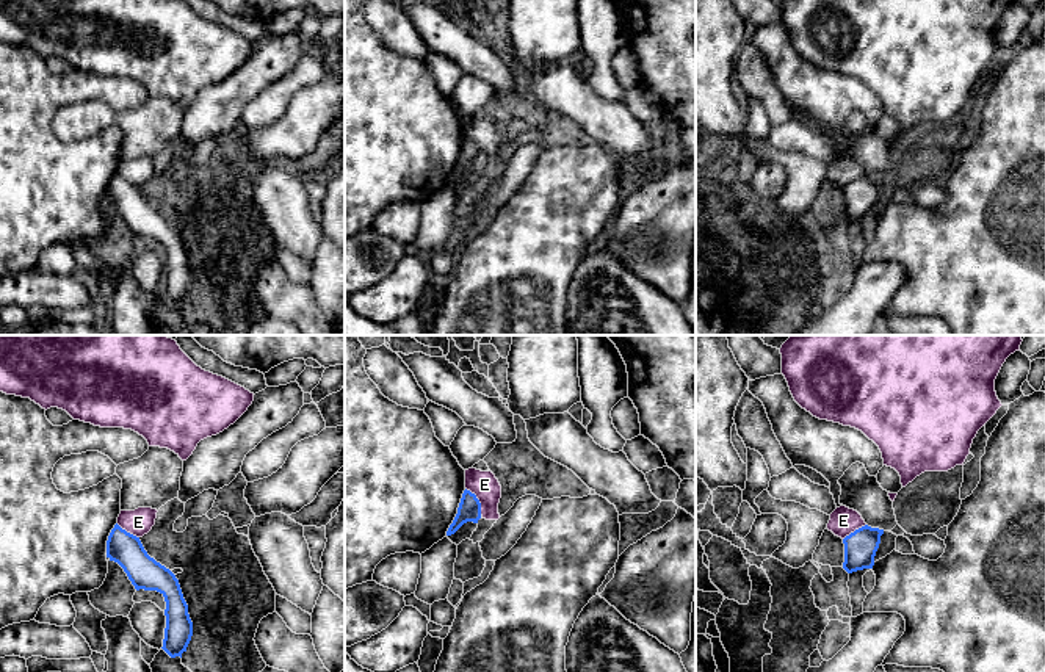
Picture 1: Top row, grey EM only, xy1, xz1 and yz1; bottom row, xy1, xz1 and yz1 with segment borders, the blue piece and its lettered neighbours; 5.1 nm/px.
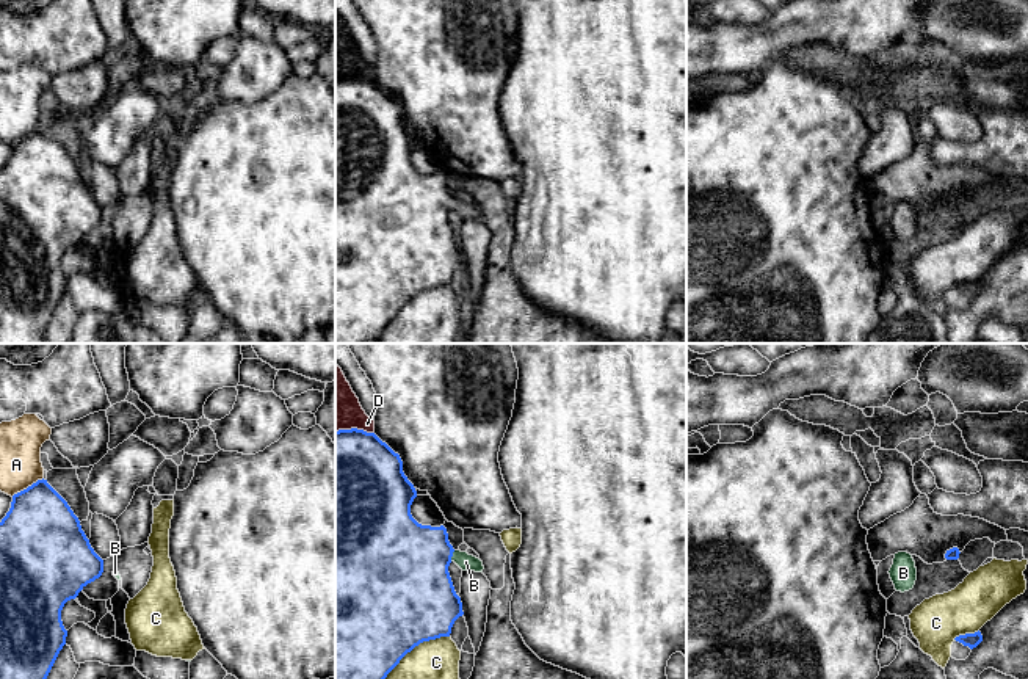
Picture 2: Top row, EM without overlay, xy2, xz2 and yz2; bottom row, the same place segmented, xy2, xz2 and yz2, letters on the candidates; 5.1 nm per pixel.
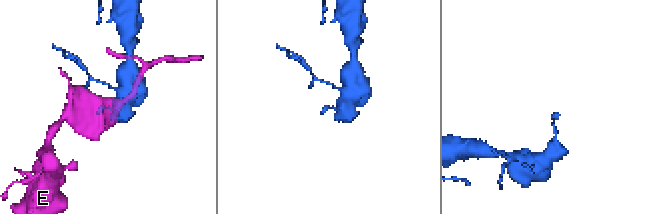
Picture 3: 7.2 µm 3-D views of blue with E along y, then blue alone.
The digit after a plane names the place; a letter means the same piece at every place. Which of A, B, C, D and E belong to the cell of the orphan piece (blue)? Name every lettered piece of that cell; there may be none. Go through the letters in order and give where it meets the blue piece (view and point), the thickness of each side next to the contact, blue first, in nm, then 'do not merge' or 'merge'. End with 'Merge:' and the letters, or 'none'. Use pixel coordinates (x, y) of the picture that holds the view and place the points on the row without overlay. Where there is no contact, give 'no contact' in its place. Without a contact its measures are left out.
A: xy2 (28, 135) | 400/220 nm | do not merge
B: xz2 (452, 204) | 440/90 nm | merge
C: xz2 (409, 300) | 500/380 nm | do not merge
D: xz2 (354, 77) | 500/240 nm | do not merge
E: xz1 (478, 149) | 120/140 nm | do not merge
Merge: B

